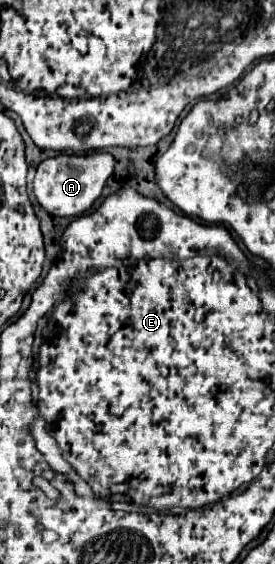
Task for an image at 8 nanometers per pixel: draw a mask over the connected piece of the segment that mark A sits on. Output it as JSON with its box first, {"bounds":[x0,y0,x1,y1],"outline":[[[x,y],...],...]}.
{"bounds":[33,152,115,216],"outline":[[[89,152],[89,154],[59,154],[55,158],[47,158],[39,164],[33,192],[39,204],[51,216],[81,216],[85,210],[93,206],[93,202],[101,196],[101,190],[107,178],[113,174],[115,160],[107,152]]]}

